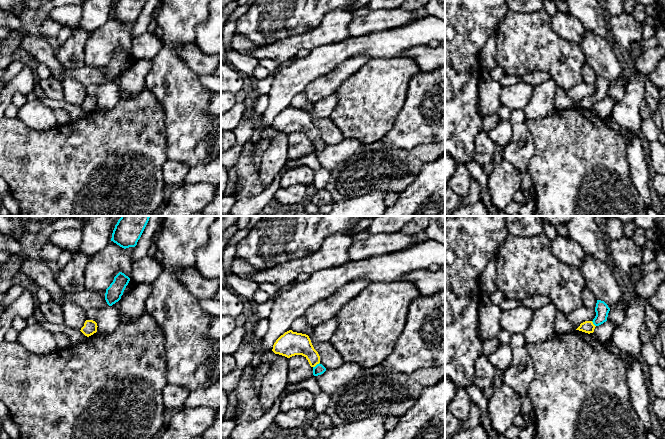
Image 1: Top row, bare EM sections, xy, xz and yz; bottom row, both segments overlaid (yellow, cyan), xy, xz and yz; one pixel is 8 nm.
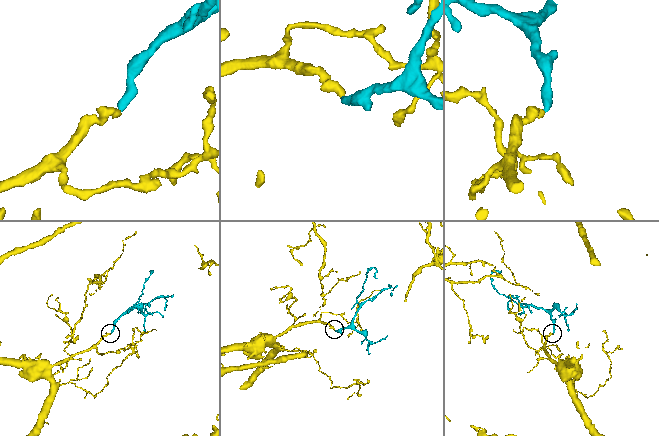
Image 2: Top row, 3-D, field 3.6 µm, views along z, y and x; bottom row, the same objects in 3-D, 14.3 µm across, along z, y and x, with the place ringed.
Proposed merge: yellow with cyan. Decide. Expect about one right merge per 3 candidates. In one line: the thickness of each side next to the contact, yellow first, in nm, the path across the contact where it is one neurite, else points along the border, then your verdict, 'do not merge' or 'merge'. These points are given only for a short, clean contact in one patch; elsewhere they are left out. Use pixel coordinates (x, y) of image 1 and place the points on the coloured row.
190/90 nm | across xz (293, 343), (299, 344), (316, 364), (319, 369) | merge

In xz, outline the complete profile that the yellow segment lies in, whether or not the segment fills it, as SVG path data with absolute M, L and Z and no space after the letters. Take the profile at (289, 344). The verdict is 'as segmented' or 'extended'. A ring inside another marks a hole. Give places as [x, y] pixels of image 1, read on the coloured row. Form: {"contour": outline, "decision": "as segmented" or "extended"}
{"contour": "M289 330L281 335L273 345L272 351L290 358L295 355L304 356L313 368L313 375L318 376L326 371L320 363L320 356L314 349L308 335Z", "decision": "extended"}

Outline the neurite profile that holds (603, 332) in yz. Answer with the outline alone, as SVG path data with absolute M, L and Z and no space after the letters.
M607 320L603 324L596 326L593 333L601 343L606 344L611 340L615 328L615 324Z

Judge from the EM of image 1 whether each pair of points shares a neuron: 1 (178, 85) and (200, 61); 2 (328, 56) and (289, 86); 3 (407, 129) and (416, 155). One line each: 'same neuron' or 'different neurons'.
1: different neurons
2: same neuron
3: different neurons

